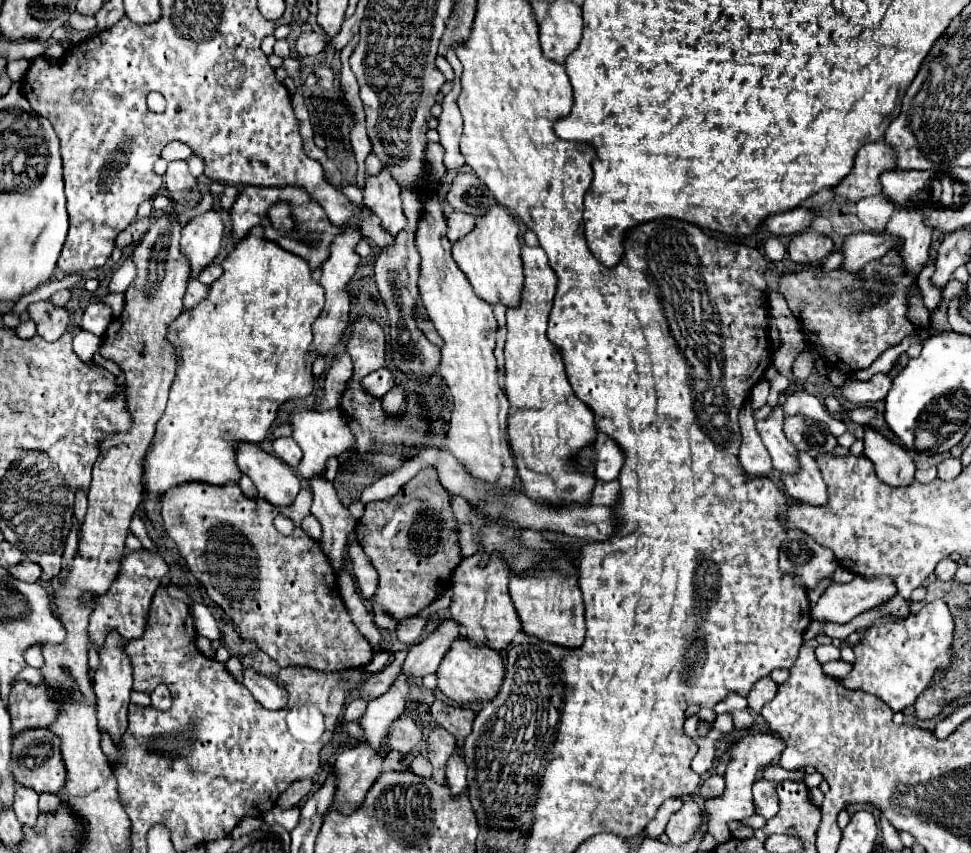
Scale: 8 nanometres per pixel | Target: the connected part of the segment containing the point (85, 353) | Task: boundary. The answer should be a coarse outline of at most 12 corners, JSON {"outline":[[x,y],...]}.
{"outline":[[79,330],[73,336],[75,354],[95,362],[101,338]]}

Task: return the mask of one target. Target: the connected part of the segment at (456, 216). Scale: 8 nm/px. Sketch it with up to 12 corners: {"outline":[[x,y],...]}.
{"outline":[[453,210],[447,216],[451,242],[473,230],[471,214]]}

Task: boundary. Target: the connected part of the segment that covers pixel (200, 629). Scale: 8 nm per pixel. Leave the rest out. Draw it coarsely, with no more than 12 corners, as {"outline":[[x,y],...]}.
{"outline":[[193,604],[195,632],[219,640],[219,628],[205,604]]}

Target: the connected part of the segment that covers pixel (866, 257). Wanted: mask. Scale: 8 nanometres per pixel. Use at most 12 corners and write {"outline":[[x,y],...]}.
{"outline":[[859,232],[845,240],[847,272],[899,248],[887,232]]}

